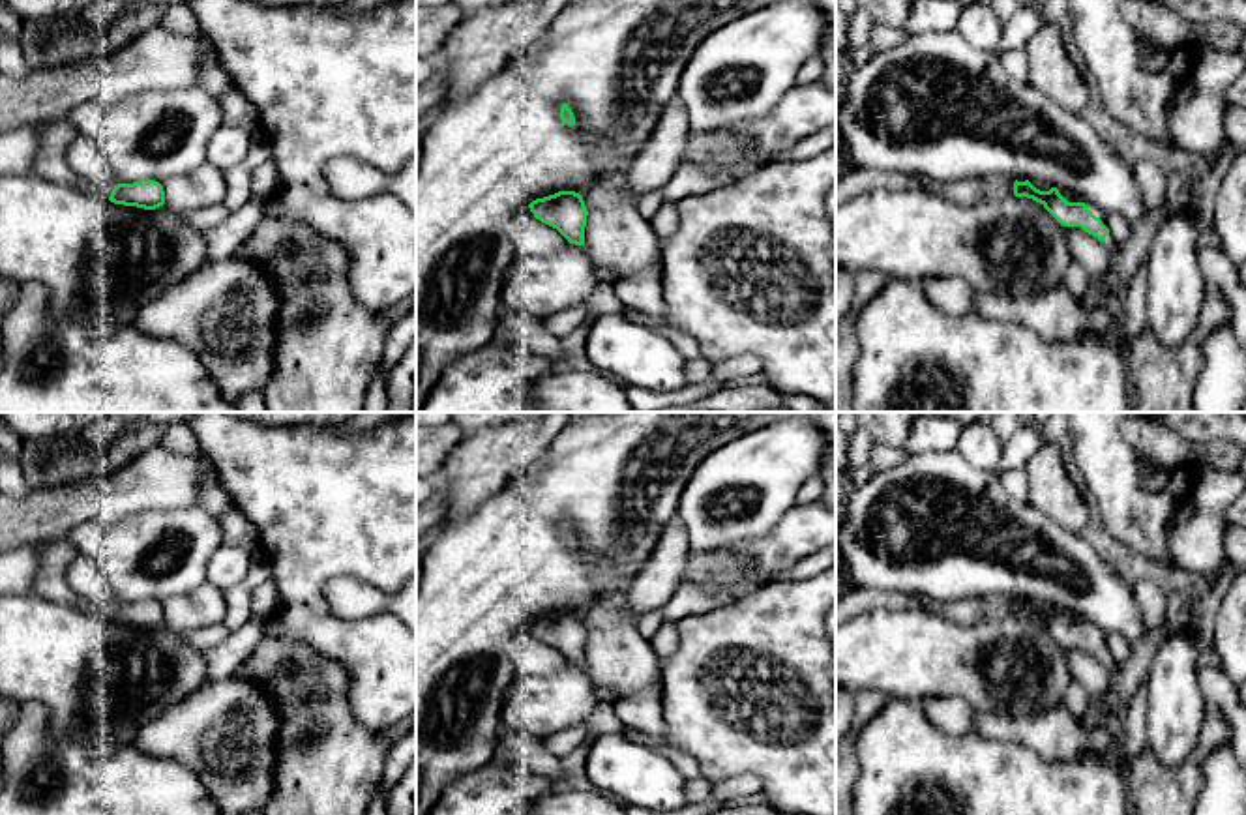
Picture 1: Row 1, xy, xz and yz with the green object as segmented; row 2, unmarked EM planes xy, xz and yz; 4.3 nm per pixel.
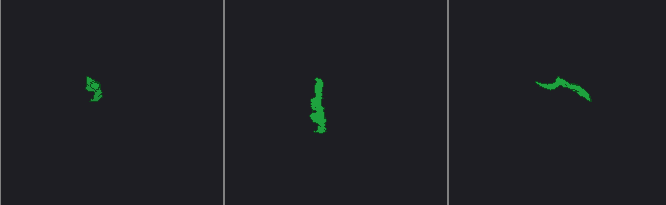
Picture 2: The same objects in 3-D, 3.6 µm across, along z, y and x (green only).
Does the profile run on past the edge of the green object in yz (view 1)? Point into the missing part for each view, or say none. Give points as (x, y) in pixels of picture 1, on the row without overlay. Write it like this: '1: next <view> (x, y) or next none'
1: next yz (1110, 662)

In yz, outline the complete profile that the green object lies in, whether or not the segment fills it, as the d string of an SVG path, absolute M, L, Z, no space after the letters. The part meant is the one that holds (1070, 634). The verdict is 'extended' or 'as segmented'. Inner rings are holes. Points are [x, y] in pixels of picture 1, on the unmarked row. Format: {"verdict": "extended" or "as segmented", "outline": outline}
{"verdict": "extended", "outline": "M1029 600L1014 601L1014 615L1040 622L1062 648L1079 648L1098 658L1115 674L1119 665L1105 646L1105 633L1090 622L1068 622L1057 607L1036 609Z"}

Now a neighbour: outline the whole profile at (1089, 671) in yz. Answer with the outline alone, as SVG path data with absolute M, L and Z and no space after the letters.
M1064 648L1072 676L1085 688L1089 697L1105 697L1111 684L1111 671L1092 654L1079 648Z

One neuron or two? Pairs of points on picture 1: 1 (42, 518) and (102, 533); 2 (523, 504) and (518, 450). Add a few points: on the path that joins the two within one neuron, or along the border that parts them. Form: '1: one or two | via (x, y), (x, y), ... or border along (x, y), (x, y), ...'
1: two | border along (120, 519), (83, 521), (62, 536)
2: two | border along (536, 454), (501, 491), (486, 501)

